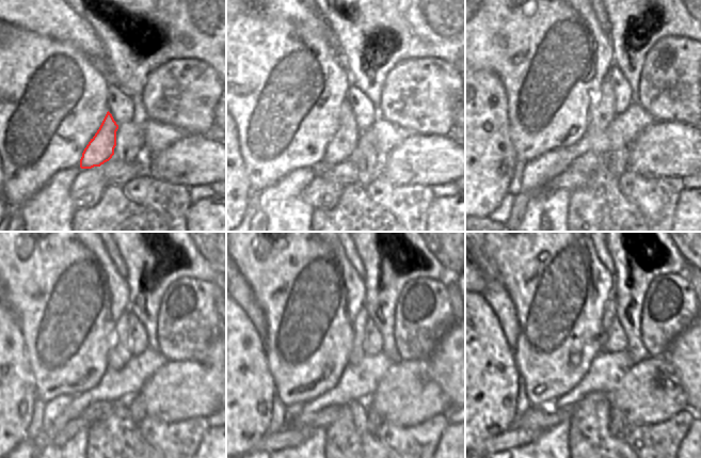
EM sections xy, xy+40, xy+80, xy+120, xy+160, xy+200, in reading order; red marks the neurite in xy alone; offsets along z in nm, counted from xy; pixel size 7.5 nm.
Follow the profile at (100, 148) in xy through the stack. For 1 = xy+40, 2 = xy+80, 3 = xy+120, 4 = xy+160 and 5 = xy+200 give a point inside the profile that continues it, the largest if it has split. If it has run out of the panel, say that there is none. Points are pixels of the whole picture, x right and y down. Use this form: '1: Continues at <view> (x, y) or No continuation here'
1: Continues at xy+40 (345, 142)
2: Continues at xy+80 (599, 116)
3: Continues at xy+120 (120, 353)
4: Continues at xy+160 (357, 353)
5: Continues at xy+200 (609, 312).

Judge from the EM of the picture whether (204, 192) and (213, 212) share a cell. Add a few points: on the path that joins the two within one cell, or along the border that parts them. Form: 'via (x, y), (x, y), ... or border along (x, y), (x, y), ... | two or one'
border along (213, 193), (191, 203) | two

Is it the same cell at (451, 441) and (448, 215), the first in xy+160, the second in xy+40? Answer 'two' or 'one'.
one

